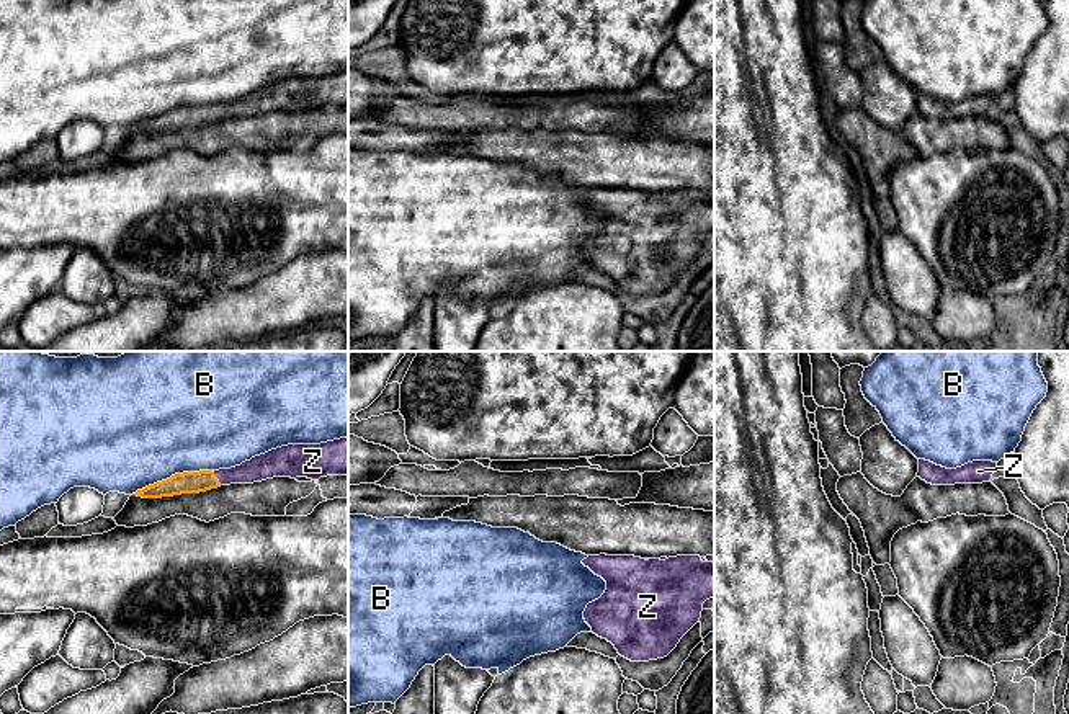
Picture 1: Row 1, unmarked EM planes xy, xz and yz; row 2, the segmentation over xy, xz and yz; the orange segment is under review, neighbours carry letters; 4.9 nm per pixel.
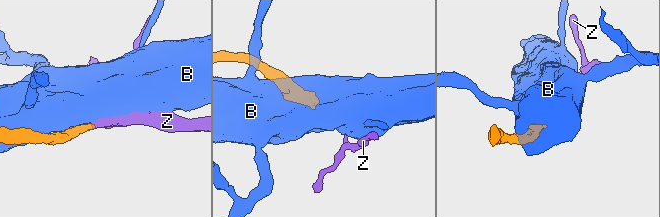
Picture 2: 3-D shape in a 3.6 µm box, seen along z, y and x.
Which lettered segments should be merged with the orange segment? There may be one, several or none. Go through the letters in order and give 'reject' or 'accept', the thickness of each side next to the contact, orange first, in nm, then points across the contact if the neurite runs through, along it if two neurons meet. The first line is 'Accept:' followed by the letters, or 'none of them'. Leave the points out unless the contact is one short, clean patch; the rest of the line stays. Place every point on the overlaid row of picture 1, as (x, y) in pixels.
Accept: Z
B: reject; calibres 110 and 500 nm
Z: accept; calibres 110 and 130 nm; way xy (188, 482), (214, 477), (244, 474), (260, 468)

